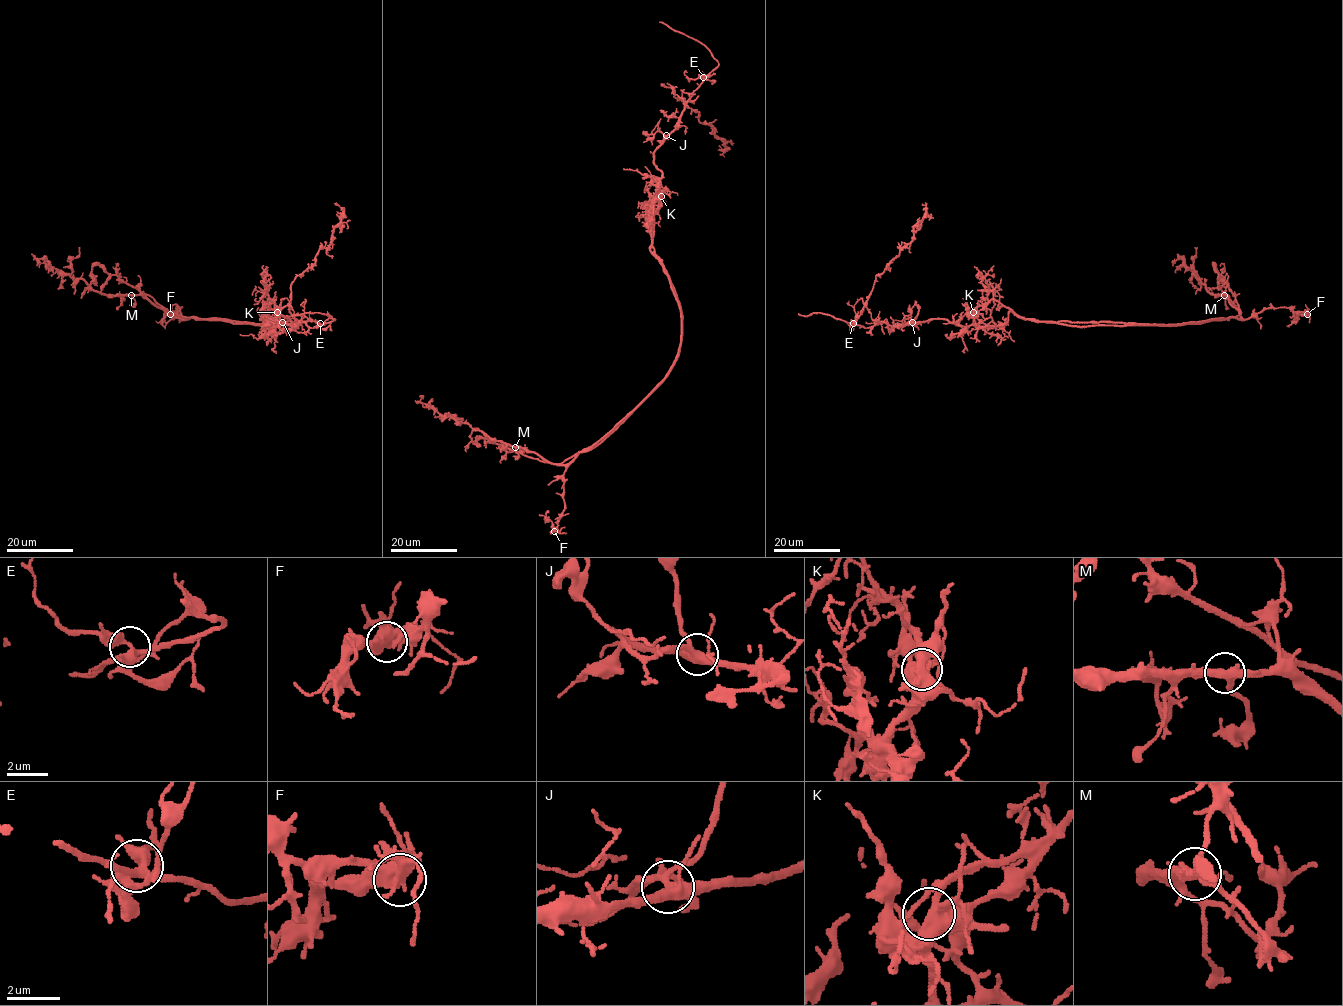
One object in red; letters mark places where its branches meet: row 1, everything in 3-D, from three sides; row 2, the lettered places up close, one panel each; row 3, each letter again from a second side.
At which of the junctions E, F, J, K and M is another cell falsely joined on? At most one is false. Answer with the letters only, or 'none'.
K

